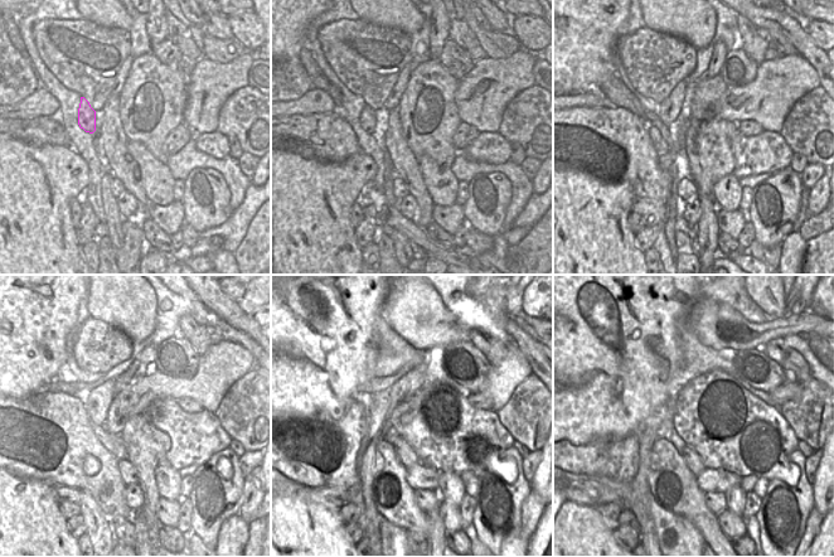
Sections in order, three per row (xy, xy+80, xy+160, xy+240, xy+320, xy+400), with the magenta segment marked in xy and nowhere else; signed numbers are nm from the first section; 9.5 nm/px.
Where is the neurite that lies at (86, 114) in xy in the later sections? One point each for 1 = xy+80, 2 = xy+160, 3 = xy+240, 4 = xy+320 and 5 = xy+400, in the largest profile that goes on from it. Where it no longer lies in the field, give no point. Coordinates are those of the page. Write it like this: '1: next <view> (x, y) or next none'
1: next xy+80 (368, 120)
2: next xy+160 (655, 137)
3: next xy+240 (114, 444)
4: next xy+320 (407, 456)
5: next xy+400 (692, 459)

